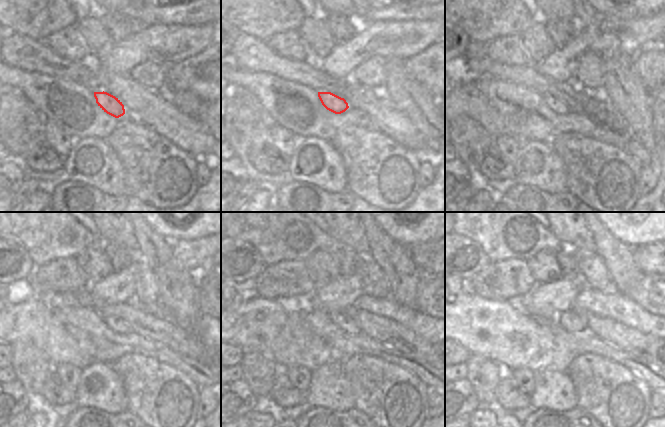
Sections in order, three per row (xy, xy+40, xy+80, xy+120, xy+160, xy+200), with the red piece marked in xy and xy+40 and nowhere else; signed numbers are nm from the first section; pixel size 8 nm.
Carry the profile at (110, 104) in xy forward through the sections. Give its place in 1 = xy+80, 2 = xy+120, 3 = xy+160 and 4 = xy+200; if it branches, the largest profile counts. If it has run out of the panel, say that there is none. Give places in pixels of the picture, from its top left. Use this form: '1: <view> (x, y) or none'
1: xy+80 (561, 104)
2: xy+120 (117, 324)
3: xy+160 (340, 319)
4: xy+200 (572, 320)

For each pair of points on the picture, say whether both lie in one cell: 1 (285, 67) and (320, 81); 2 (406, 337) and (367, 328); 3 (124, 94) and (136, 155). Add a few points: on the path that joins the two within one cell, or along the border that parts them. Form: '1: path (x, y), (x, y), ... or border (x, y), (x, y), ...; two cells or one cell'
1: path (294, 71), (311, 76); one cell
2: path (396, 334), (377, 328); one cell
3: border (126, 117), (138, 120), (151, 128); two cells

